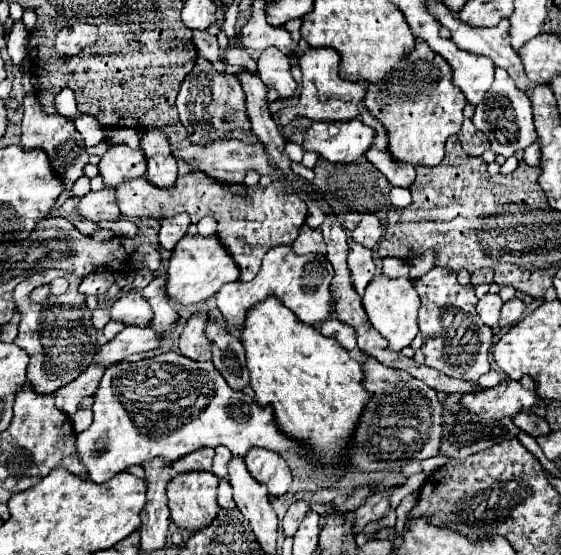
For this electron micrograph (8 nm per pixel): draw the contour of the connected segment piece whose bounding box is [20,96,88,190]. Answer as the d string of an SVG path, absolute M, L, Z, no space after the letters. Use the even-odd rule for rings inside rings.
M30 96L24 98L24 120L22 120L22 140L20 146L24 150L44 150L50 158L52 172L62 178L64 190L70 190L72 184L84 176L84 166L88 164L88 154L84 140L80 132L74 128L74 124L60 116L60 114L46 114L37 99L30 100Z

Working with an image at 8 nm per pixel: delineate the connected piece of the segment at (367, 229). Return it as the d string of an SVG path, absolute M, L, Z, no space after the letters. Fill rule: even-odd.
M362 214L362 222L352 232L352 238L366 248L374 248L376 242L382 238L382 224L374 214Z

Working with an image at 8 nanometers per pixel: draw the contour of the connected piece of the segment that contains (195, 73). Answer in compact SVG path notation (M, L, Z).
M198 58L194 70L184 78L182 88L176 96L176 108L180 124L188 130L188 140L192 144L208 146L216 140L226 140L228 132L244 130L250 132L250 120L246 114L246 98L242 84L236 76L214 72L212 64L204 58Z

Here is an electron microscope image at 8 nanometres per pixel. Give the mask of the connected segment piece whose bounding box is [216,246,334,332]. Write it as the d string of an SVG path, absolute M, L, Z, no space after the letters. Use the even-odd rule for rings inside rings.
M276 246L276 248L268 250L268 254L264 256L264 264L254 280L250 280L246 284L244 282L224 284L216 292L218 310L222 312L222 316L228 324L226 330L232 332L234 328L244 328L246 314L250 308L264 302L268 296L274 296L286 308L290 308L298 316L300 322L304 322L308 326L318 326L324 320L328 320L328 316L334 310L332 294L330 294L332 276L334 276L334 268L330 266L330 262L324 256L318 256L318 254L296 256L292 246L282 246L282 248Z

